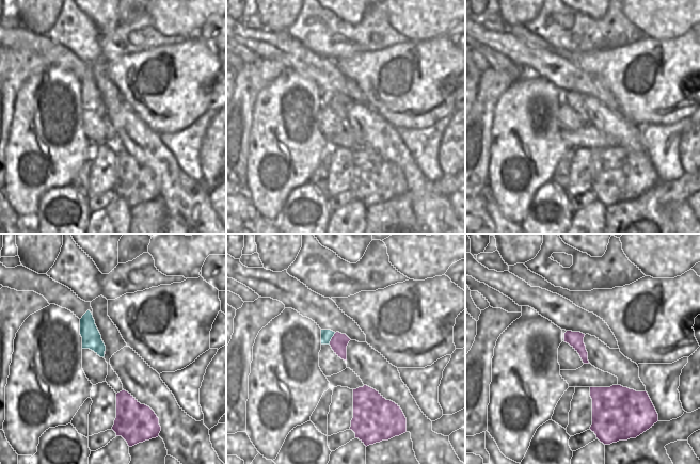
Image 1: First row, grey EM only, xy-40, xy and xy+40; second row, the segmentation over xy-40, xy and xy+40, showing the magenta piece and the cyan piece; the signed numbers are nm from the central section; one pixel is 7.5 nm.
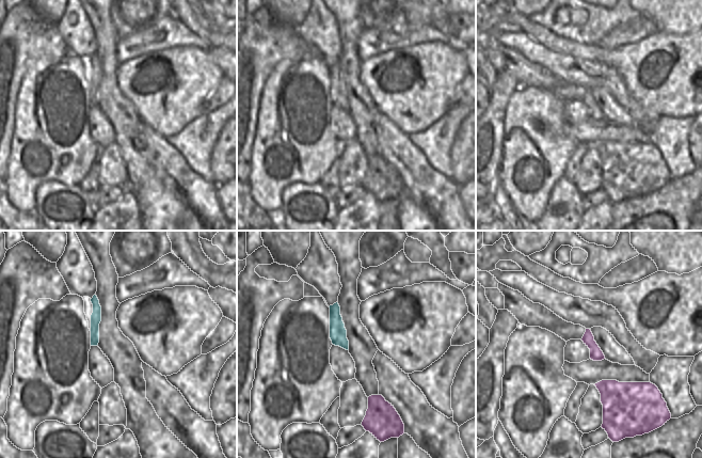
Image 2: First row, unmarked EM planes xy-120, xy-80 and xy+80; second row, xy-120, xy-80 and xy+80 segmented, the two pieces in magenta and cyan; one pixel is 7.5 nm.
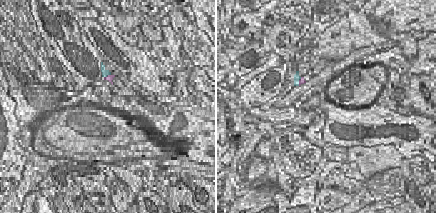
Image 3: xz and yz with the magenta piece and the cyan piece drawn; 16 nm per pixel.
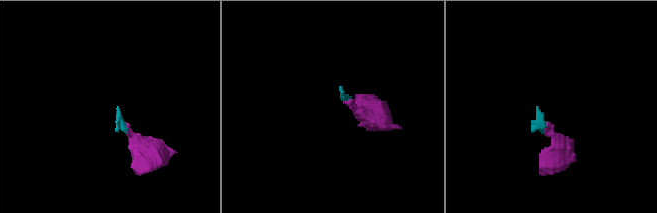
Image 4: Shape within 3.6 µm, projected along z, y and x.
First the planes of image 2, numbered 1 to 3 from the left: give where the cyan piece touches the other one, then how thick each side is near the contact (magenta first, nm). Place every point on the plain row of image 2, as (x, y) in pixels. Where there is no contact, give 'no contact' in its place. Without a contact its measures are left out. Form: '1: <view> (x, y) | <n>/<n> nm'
1: no contact
2: no contact
3: no contact

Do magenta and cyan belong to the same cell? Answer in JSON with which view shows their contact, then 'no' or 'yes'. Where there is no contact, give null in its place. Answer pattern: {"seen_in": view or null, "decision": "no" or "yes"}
{"seen_in": "xy", "decision": "yes"}

